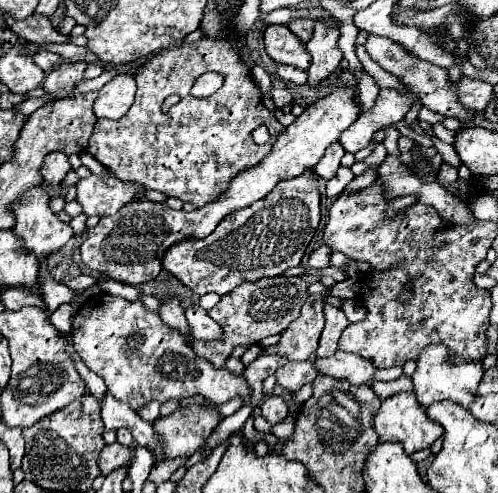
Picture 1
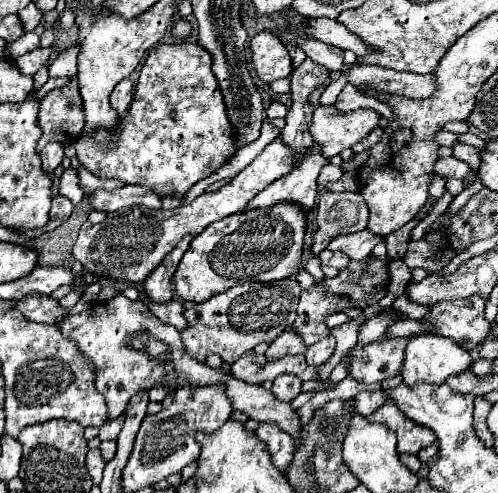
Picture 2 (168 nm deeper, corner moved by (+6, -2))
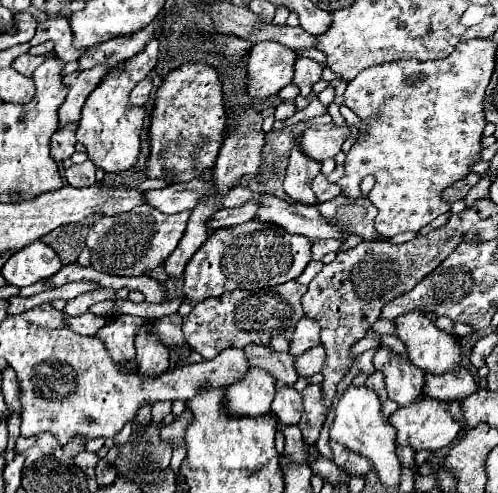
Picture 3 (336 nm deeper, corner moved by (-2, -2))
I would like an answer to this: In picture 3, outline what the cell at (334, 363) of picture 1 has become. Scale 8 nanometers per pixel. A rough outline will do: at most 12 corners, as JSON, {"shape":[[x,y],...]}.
{"shape":[[246,346],[250,368],[288,386],[298,380],[296,358],[270,346]]}

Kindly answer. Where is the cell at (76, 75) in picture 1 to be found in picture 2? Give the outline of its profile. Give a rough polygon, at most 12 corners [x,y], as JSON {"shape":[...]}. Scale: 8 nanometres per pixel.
{"shape":[[80,46],[64,50],[52,64],[50,76],[76,76]]}

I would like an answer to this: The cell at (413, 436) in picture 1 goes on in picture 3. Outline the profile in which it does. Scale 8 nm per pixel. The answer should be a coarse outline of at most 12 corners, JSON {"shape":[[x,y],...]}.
{"shape":[[430,398],[388,420],[398,446],[440,450],[460,432]]}

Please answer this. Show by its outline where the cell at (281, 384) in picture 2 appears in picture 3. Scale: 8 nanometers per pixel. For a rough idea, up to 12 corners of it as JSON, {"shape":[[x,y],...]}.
{"shape":[[276,390],[272,412],[284,424],[298,424],[302,392]]}

